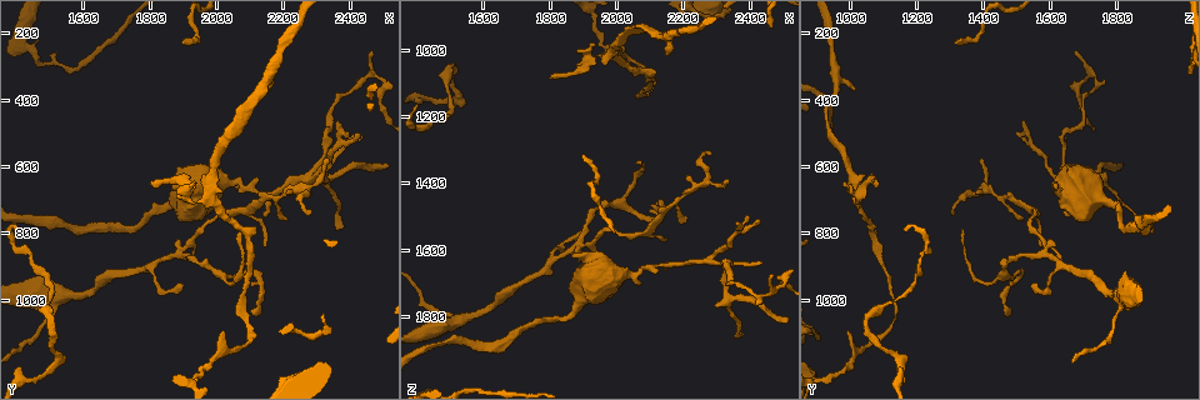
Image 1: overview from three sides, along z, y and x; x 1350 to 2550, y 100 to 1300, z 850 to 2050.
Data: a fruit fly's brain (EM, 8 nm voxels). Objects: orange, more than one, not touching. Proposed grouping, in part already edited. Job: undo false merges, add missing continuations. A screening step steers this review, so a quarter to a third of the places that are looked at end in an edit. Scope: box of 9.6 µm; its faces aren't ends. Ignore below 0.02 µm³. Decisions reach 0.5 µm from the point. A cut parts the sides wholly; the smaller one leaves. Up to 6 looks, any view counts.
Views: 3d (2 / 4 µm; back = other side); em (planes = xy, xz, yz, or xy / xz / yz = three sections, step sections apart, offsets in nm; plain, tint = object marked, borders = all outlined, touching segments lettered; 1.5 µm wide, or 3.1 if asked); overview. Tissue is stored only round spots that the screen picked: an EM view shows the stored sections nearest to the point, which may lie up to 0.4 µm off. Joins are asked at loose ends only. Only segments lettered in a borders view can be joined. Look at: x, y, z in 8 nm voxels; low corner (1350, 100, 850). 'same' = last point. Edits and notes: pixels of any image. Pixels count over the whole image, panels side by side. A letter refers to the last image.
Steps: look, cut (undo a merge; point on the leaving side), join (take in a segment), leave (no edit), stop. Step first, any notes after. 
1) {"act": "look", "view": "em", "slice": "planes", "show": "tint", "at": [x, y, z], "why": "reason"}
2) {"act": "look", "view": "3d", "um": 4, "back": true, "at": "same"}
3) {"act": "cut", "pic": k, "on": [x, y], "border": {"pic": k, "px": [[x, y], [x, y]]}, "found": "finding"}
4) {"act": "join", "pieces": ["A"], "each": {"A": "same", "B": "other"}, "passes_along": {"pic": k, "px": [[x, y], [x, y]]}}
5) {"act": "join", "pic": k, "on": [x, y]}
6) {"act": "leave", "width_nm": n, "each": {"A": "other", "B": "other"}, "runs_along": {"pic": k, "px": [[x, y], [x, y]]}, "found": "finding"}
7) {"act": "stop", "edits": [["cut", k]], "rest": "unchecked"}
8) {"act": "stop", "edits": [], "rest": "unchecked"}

{"act": "look", "view": "3d", "um": 4, "at": [2080, 790, 1340], "why": "thin end"}

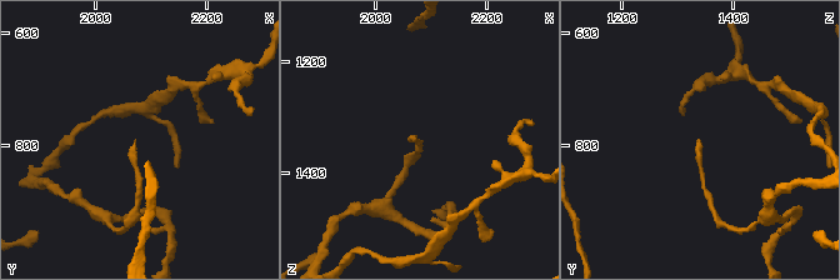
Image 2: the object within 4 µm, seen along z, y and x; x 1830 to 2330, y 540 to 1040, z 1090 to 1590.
{"act": "look", "view": "em", "slice": "xy", "step": 4, "show": "tint", "at": [2075, 790, 1335]}

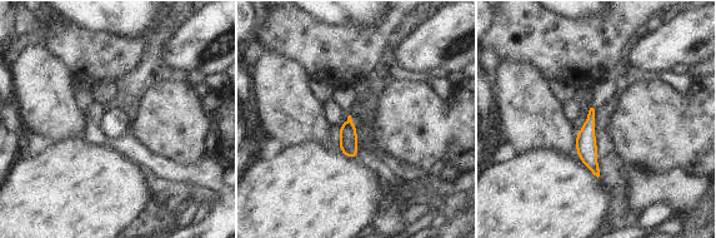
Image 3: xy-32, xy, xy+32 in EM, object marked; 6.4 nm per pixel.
{"act": "look", "view": "em", "slice": "planes", "show": "borders", "at": "same", "why": "cut it another way"}

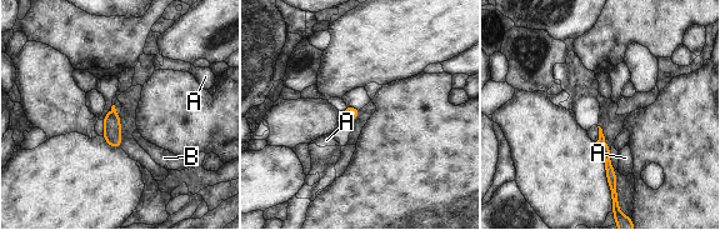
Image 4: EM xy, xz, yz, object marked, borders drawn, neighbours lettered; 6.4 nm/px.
{"act": "leave", "each": {"A": "other", "B": "other"}, "runs_along": {"pic": 4, "px": [[601, 138], [606, 163], [613, 174]]}, "found": "no lettered segment goes on from it"}

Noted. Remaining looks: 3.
{"act": "look", "view": "em", "slice": "planes", "show": "borders", "at": [2330, 580, 1390], "why": "free end"}

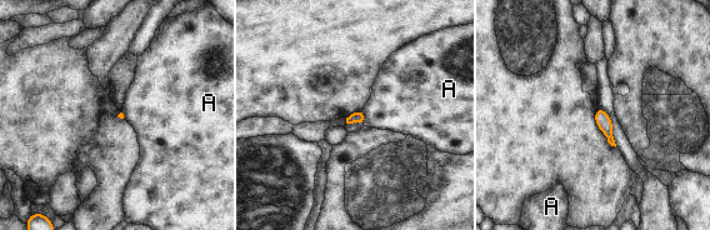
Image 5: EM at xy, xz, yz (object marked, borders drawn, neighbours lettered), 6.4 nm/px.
{"act": "leave", "each": {"A": "other"}, "border": {"pic": 5, "px": [[361, 111], [363, 121]]}, "found": "no lettered segment goes on from it"}

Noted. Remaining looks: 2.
{"act": "look", "view": "em", "slice": "planes", "show": "borders", "at": [2480, 340, 1720], "why": "sharp bend"}

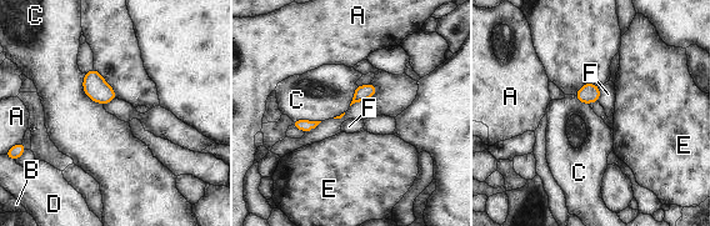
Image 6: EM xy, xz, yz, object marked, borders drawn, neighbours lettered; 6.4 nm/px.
{"act": "leave", "each": {"A": "other", "B": "other", "C": "other", "D": "other", "E": "other", "F": "other"}, "border": {"pic": 6, "px": [[84, 74], [84, 93], [103, 105]]}, "found": "one neuron here"}

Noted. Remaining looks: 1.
{"act": "stop", "edits": [], "rest": "unchecked"}

